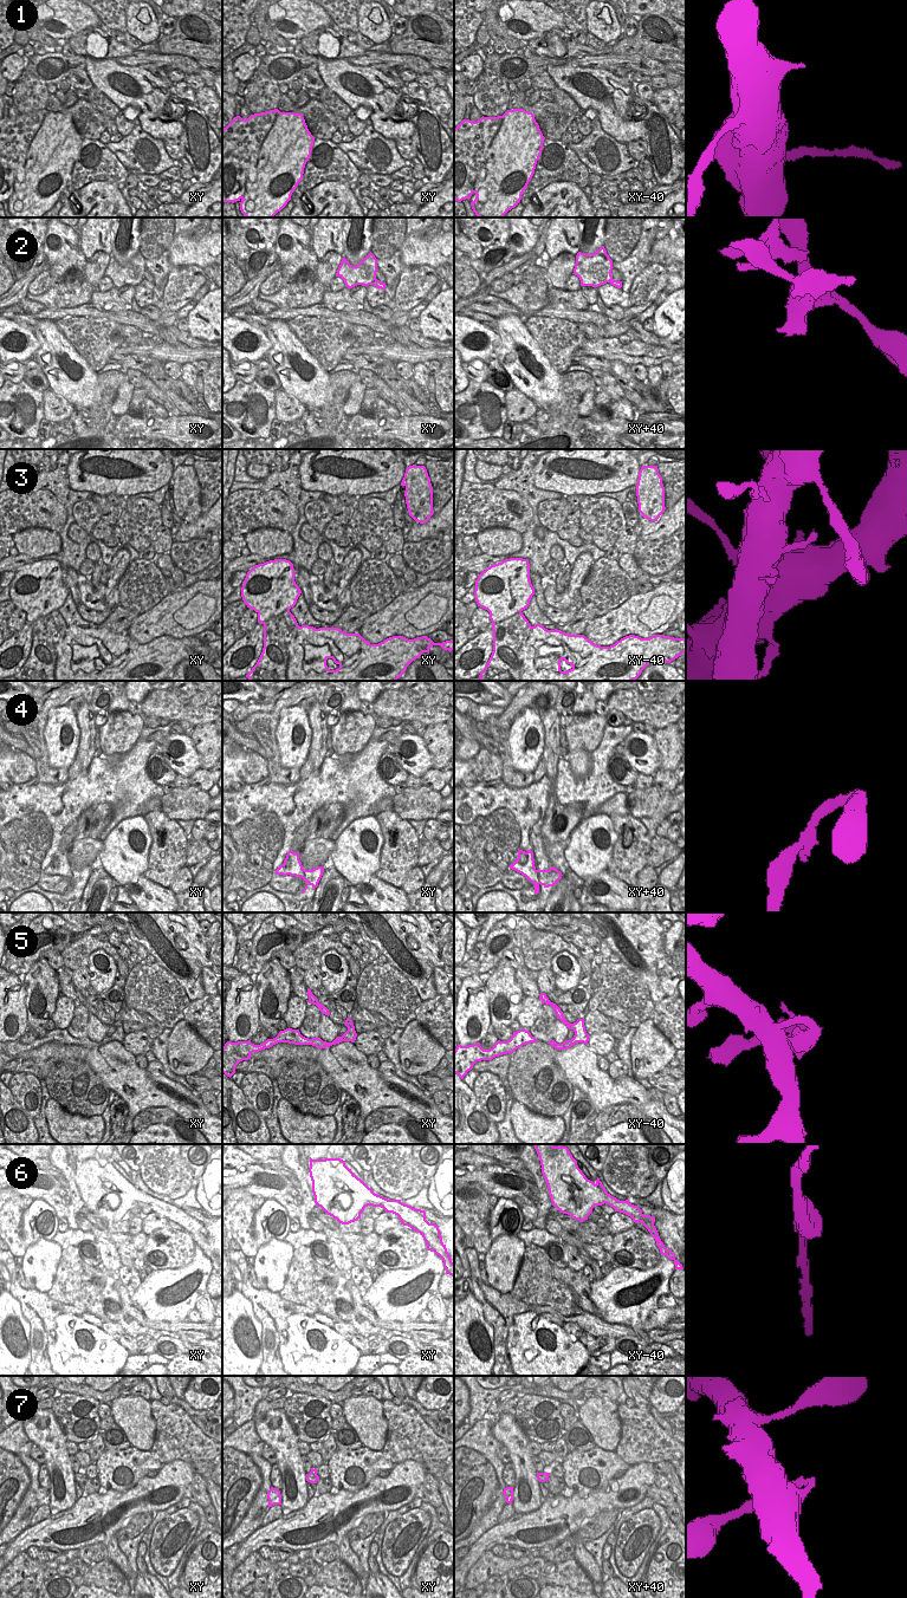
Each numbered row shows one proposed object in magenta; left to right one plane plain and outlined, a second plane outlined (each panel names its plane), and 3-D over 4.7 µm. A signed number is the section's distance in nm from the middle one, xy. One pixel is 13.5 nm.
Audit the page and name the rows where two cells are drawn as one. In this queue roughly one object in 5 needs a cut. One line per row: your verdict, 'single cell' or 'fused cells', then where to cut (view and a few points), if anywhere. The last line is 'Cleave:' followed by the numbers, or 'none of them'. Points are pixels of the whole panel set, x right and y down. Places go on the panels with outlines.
1: fused cells; cut xy (280, 112), (259, 153), (286, 181), (243, 213)
2: fused cells; cut xy+40 (611, 278), (611, 281), (617, 286)
3: fused cells; cut xy-40 (520, 611), (493, 624)
4: single cell; cut none
5: single cell; cut none
6: single cell; cut none
7: single cell; cut none
Cleave: 1, 2, 3

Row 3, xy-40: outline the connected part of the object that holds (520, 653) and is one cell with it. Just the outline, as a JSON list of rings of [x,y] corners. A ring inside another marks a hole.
[[[521,612],[492,624],[492,631],[493,651],[479,675],[481,681],[634,681],[654,658],[670,663],[686,652],[686,638],[665,635],[649,638],[629,635],[610,647],[601,647],[584,635],[548,630],[540,624],[532,626]],[[562,660],[572,668],[562,671]]]

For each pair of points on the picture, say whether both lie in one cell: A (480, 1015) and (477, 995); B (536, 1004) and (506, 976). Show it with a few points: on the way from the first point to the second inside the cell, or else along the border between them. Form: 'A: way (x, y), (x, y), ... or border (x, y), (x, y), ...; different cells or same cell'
A: way (477, 1011), (477, 1000); same cell
B: border (524, 995), (522, 1009), (514, 1019); different cells

